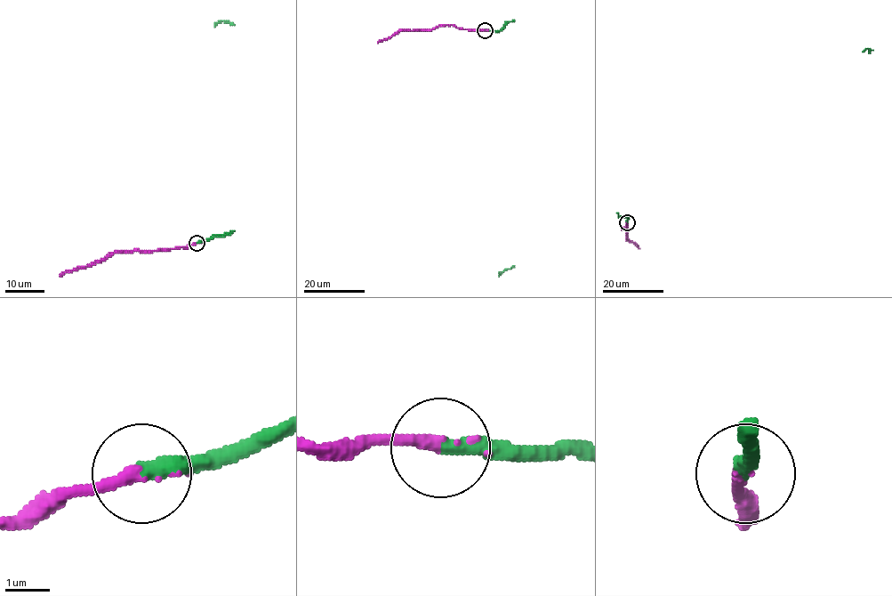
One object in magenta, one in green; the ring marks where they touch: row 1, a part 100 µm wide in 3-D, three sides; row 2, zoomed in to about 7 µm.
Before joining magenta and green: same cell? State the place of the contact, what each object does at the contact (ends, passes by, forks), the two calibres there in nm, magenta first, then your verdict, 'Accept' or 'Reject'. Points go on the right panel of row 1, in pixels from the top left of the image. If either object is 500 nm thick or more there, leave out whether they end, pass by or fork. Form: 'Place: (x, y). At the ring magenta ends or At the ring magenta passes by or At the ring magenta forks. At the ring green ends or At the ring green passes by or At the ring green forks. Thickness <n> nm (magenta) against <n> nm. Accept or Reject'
Place: (627, 222). At the ring magenta passes by. At the ring green ends. Thickness 220 nm (magenta) against 400 nm. Accept

